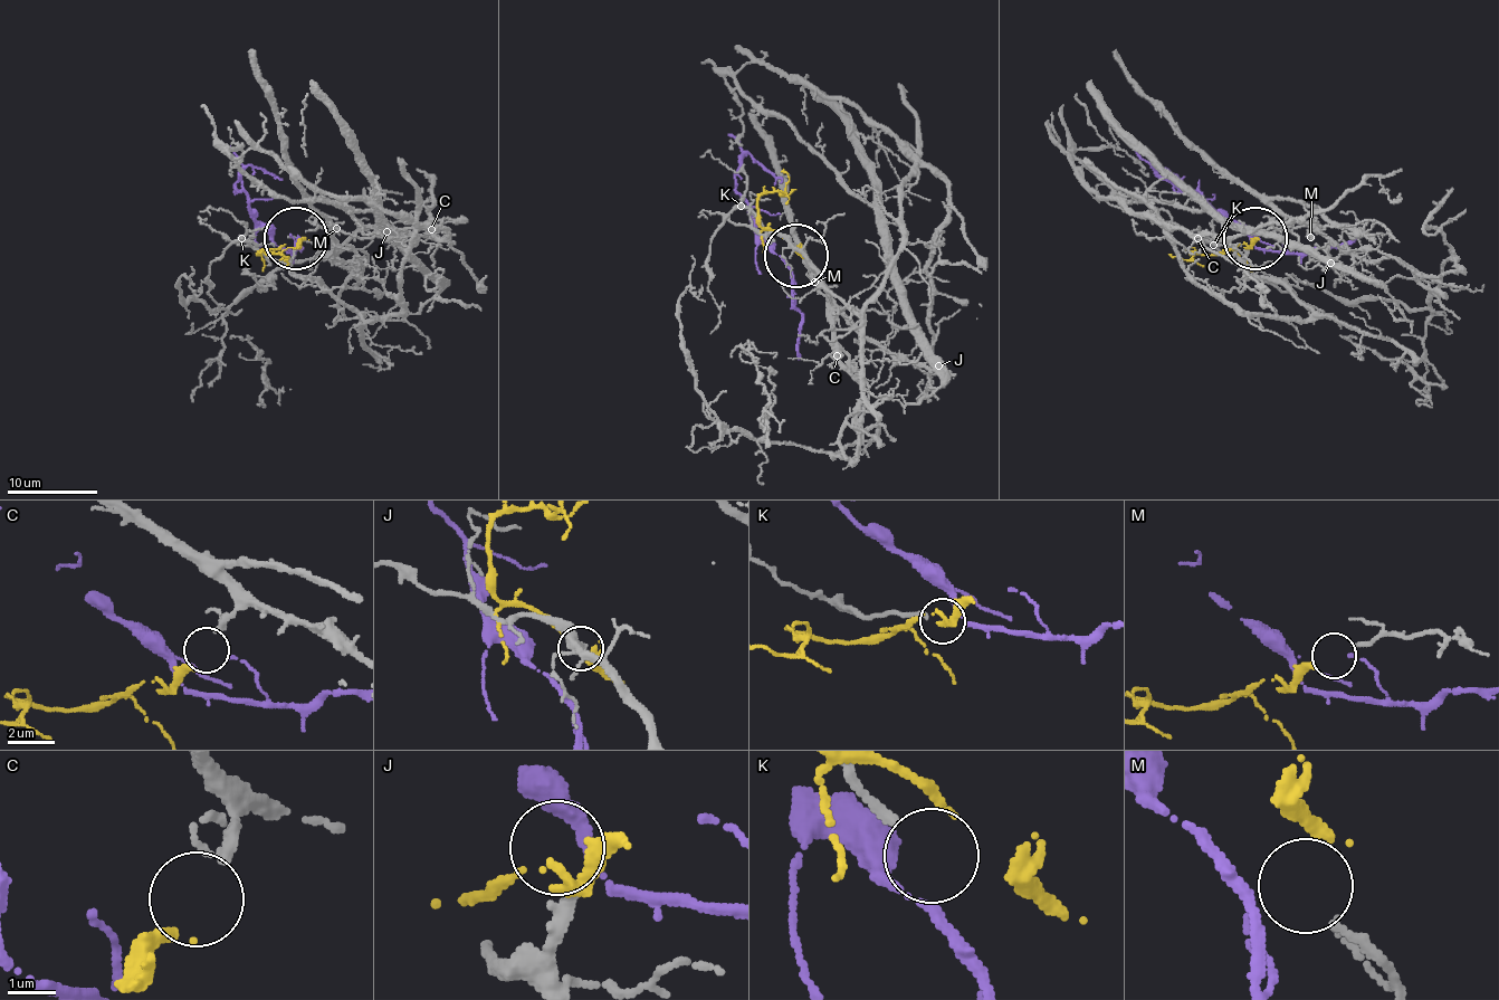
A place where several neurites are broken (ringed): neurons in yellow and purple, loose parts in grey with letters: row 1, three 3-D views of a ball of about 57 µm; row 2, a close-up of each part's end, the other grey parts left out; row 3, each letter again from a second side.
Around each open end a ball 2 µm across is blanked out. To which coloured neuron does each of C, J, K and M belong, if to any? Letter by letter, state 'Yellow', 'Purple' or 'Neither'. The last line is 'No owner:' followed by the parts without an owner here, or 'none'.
C: Yellow
J: Neither
K: Purple
M: Neither
No owner: J, M

